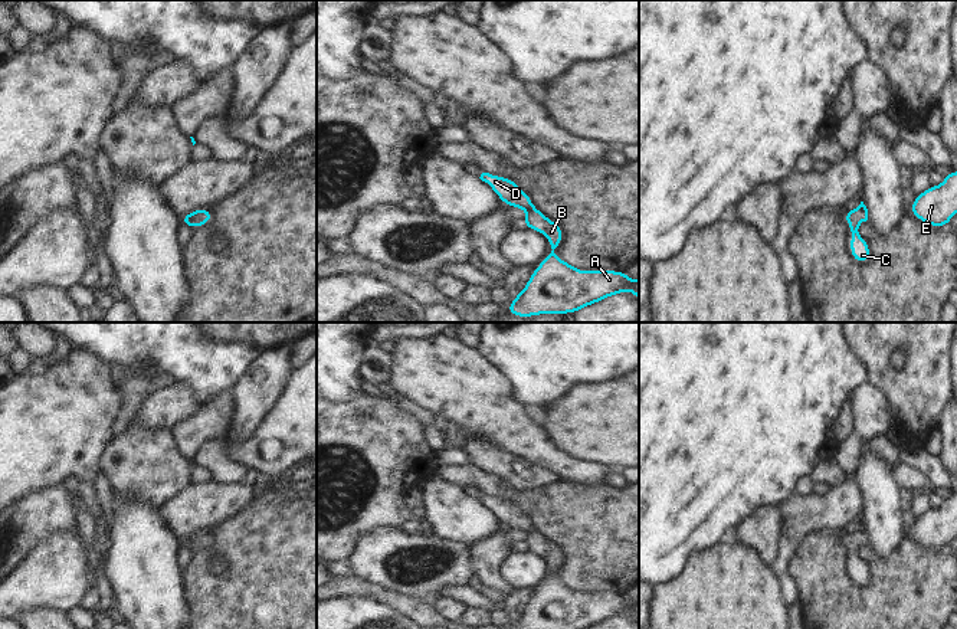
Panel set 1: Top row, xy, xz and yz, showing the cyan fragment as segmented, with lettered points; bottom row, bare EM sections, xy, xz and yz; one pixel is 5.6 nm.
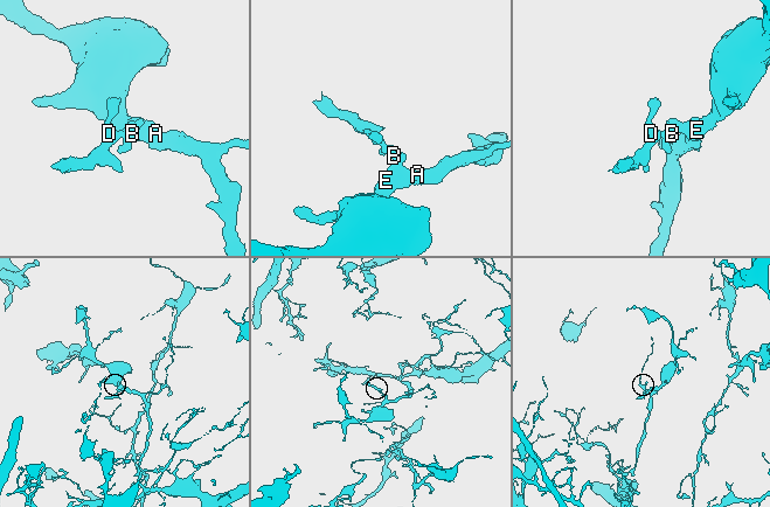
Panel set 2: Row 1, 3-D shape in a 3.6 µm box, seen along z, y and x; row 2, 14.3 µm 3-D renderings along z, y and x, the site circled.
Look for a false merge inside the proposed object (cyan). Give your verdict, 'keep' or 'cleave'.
keep

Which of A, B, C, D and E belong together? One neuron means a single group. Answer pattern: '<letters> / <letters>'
A B C D E

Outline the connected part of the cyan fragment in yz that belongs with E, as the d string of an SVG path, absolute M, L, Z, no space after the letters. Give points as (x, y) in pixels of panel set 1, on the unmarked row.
M950 494L940 508L930 508L917 517L910 535L934 550L948 548L957 535L957 494Z

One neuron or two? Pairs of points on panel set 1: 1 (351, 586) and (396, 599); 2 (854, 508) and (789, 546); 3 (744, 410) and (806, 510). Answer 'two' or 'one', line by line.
1: one
2: one
3: two

